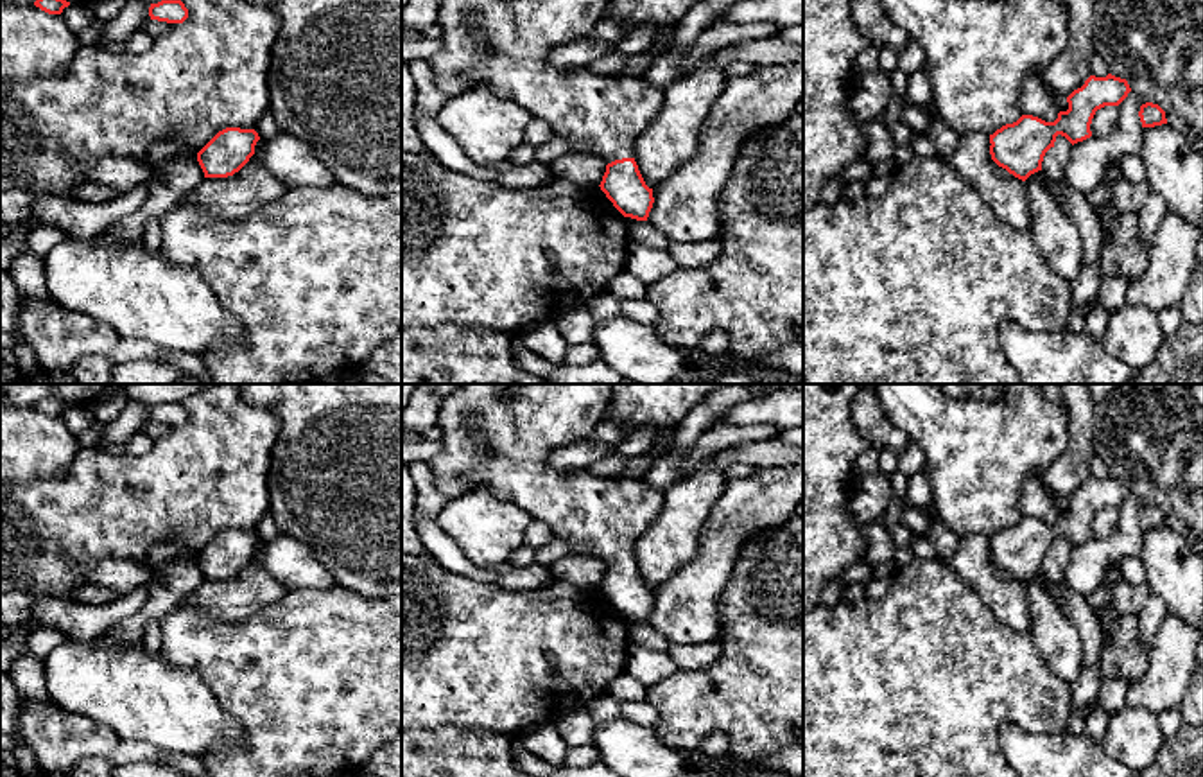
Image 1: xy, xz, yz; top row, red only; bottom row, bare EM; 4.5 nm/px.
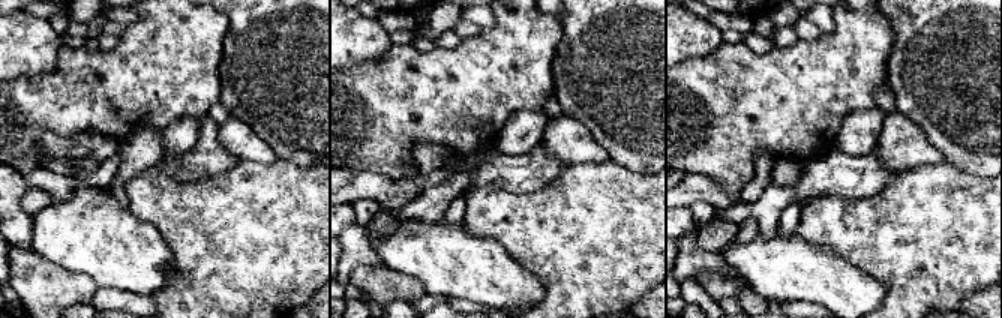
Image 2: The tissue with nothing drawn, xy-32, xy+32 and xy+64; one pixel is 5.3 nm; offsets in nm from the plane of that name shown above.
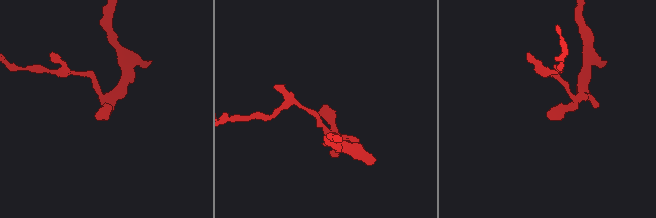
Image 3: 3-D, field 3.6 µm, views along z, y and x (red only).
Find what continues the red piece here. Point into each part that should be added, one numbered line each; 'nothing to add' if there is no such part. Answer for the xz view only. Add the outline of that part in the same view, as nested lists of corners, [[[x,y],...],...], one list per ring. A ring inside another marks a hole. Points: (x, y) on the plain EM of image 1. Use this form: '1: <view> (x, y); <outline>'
1: xz (499, 436); [[[461,384],[437,413],[441,450],[428,467],[436,476],[459,476],[470,488],[486,488],[497,497],[524,508],[534,520],[545,522],[552,537],[570,544],[570,554],[601,558],[606,567],[635,558],[636,538],[654,524],[663,508],[665,492],[644,479],[601,477],[588,468],[556,468],[549,463],[554,450],[584,441],[606,416],[613,384]]]

